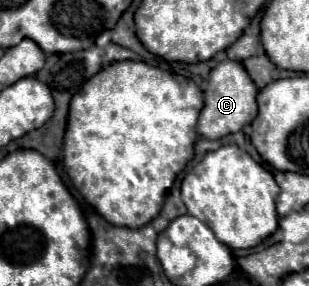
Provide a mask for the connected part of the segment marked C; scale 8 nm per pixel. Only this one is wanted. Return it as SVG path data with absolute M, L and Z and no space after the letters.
M224 60L216 64L210 72L208 88L204 92L204 108L198 118L198 132L208 140L218 140L226 134L240 132L256 118L256 94L258 88L240 62Z

